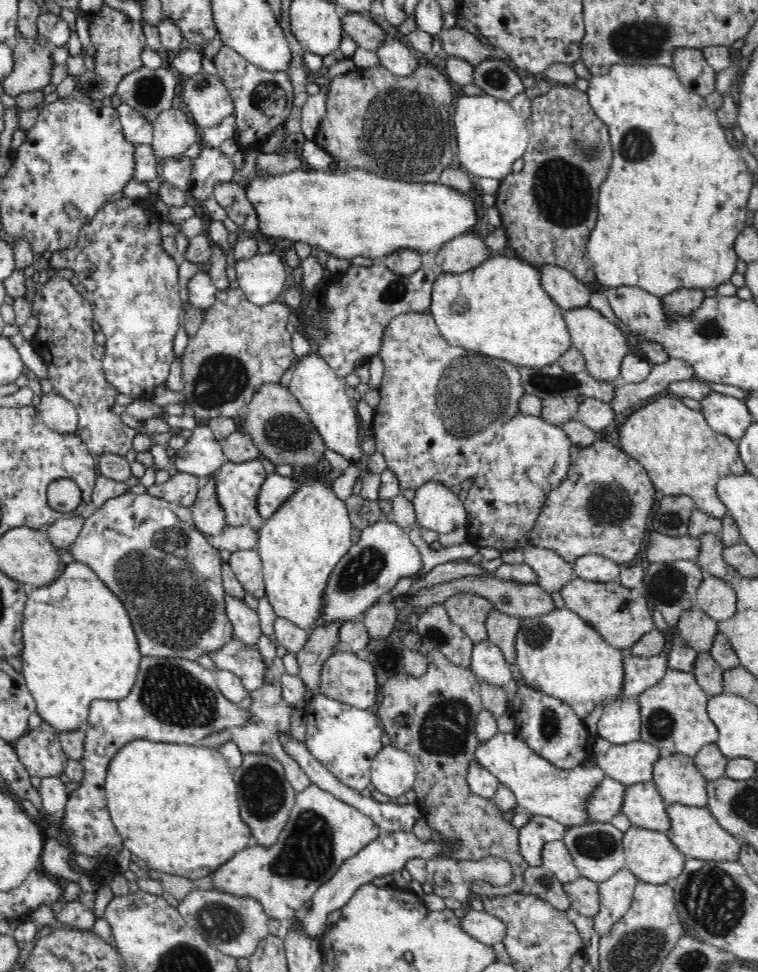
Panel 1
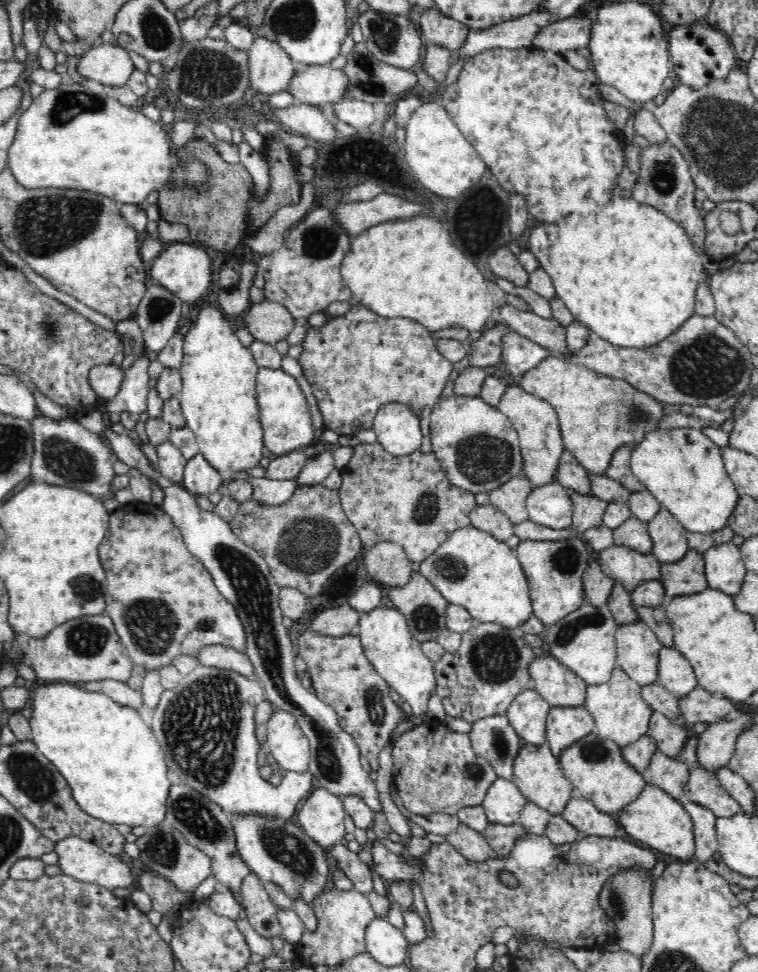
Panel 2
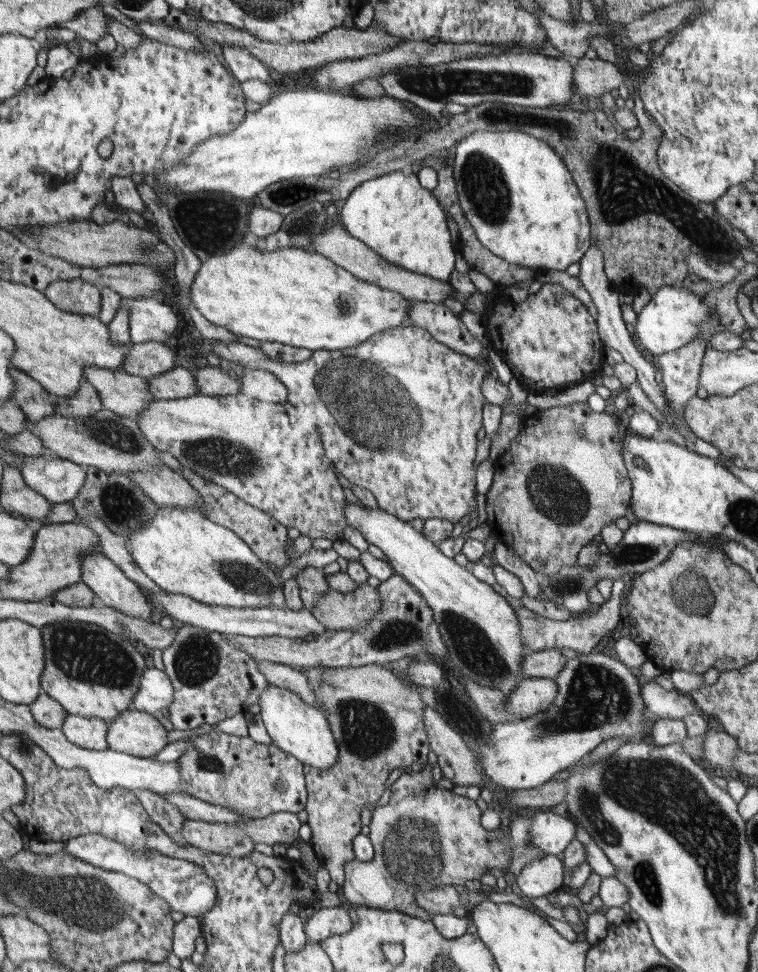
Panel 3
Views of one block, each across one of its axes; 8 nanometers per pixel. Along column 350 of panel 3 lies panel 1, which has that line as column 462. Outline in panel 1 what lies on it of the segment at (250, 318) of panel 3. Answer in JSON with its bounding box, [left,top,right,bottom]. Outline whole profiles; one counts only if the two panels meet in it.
[428,254,572,370]

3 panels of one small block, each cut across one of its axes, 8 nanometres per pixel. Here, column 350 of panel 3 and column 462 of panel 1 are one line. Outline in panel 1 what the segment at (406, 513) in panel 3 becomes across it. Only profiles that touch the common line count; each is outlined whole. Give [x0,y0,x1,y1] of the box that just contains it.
[372,312,526,490]

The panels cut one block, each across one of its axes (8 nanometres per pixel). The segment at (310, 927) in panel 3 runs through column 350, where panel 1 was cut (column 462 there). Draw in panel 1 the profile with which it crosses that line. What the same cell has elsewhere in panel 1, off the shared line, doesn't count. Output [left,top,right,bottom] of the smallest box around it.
[460,908,508,946]

